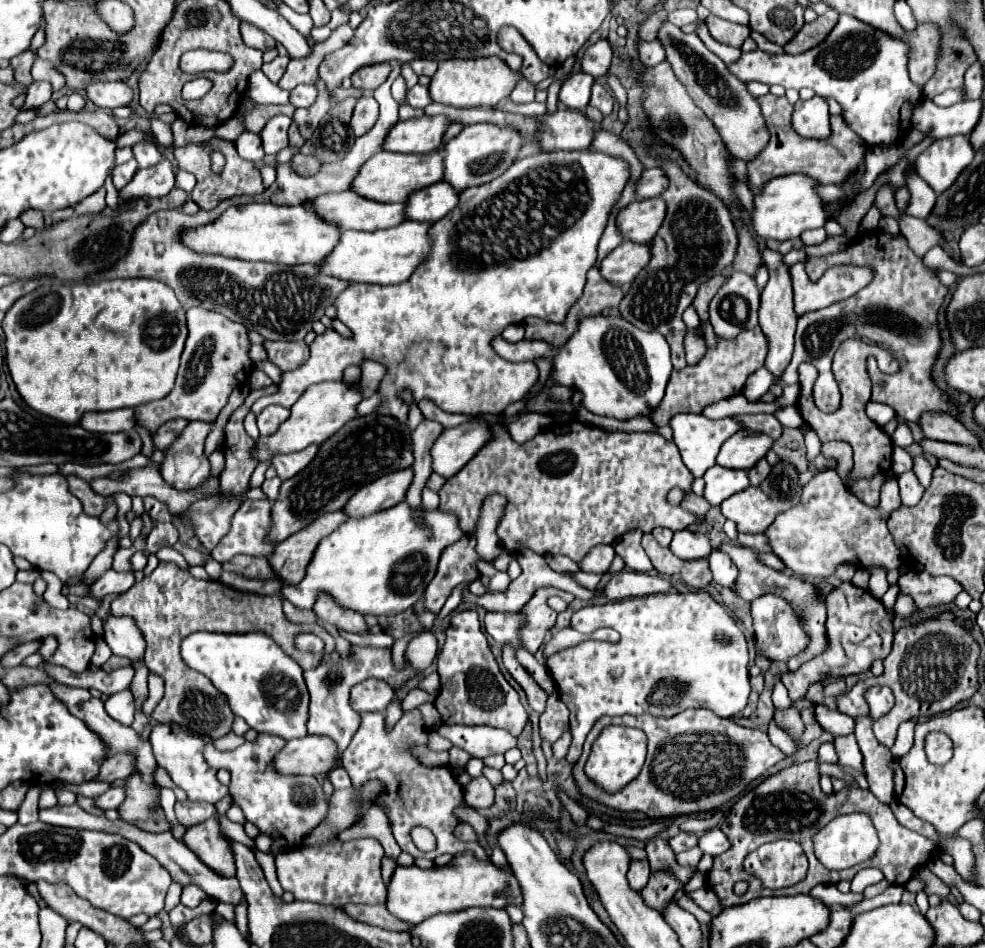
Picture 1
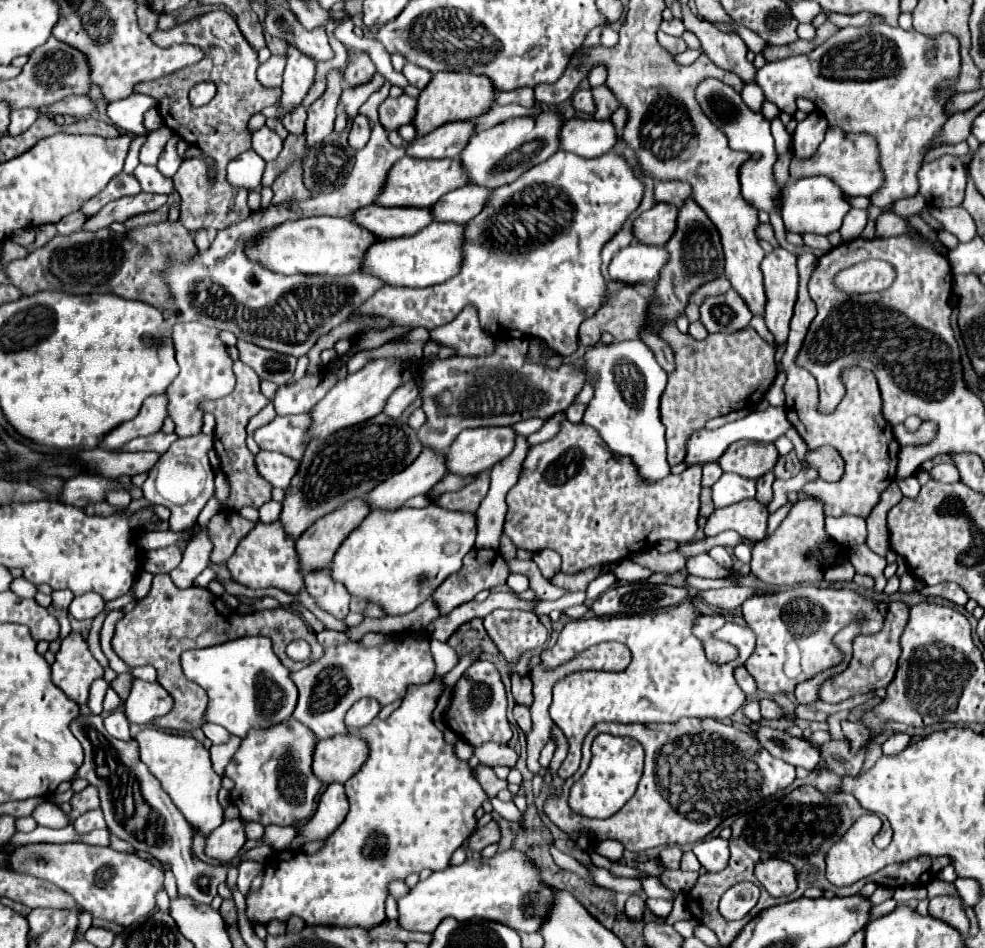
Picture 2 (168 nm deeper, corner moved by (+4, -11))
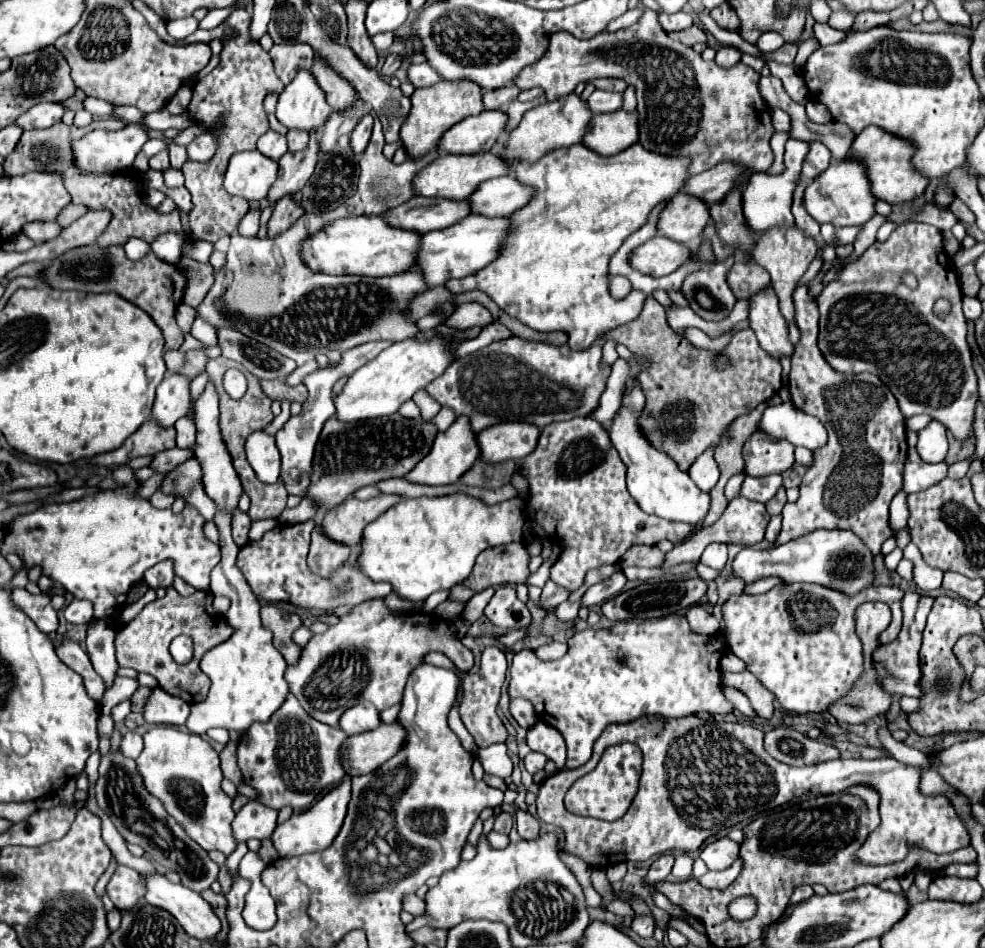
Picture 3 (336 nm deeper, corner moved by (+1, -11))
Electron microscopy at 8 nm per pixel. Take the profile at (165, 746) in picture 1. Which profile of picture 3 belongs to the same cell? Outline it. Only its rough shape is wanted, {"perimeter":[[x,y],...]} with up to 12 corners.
{"perimeter":[[169,726],[145,732],[135,764],[203,850],[229,856],[233,800],[219,754]]}

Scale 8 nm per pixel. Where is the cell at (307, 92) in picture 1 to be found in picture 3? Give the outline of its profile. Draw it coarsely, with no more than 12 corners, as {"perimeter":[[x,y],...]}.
{"perimeter":[[287,132],[291,152],[305,150],[309,144],[309,132]]}

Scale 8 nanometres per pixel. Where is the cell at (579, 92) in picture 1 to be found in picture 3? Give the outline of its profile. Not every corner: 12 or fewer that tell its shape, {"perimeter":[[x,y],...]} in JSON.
{"perimeter":[[595,90],[589,108],[595,114],[615,112],[623,106],[623,94]]}

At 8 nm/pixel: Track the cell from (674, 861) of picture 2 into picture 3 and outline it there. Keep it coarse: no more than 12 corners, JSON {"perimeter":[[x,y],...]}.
{"perimeter":[[671,854],[651,864],[643,882],[655,886],[667,880],[673,864]]}

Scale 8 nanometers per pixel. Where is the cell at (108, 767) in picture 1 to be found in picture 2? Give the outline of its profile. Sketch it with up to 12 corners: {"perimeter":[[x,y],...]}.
{"perimeter":[[86,786],[74,794],[70,820],[94,810],[98,804],[98,788]]}

